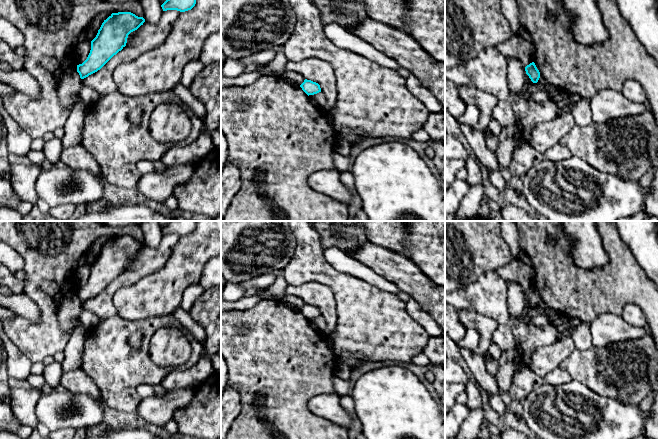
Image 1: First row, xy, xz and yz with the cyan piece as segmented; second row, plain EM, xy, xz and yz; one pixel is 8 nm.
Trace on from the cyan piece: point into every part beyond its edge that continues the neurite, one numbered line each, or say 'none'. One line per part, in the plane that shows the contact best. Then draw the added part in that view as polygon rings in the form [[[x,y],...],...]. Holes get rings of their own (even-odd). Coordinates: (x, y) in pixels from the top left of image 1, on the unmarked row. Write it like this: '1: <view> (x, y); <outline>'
none

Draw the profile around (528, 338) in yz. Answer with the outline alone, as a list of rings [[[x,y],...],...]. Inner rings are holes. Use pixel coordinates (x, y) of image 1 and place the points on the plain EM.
[[[511,316],[508,326],[515,337],[515,348],[520,355],[521,365],[528,366],[535,350],[558,340],[558,331],[551,323],[544,327],[536,327],[532,324],[524,324],[519,318]]]

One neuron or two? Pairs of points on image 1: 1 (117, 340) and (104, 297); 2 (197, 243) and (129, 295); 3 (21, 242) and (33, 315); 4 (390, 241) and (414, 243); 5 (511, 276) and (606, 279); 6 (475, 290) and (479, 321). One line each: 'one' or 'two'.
1: two
2: one
3: two
4: two
5: two
6: two

